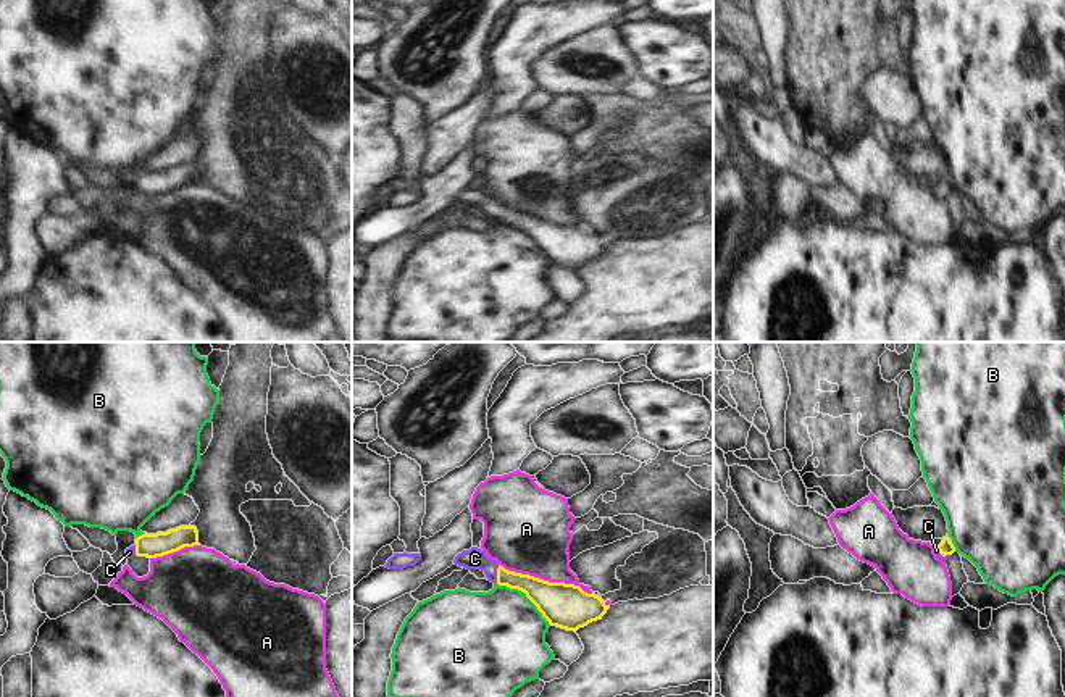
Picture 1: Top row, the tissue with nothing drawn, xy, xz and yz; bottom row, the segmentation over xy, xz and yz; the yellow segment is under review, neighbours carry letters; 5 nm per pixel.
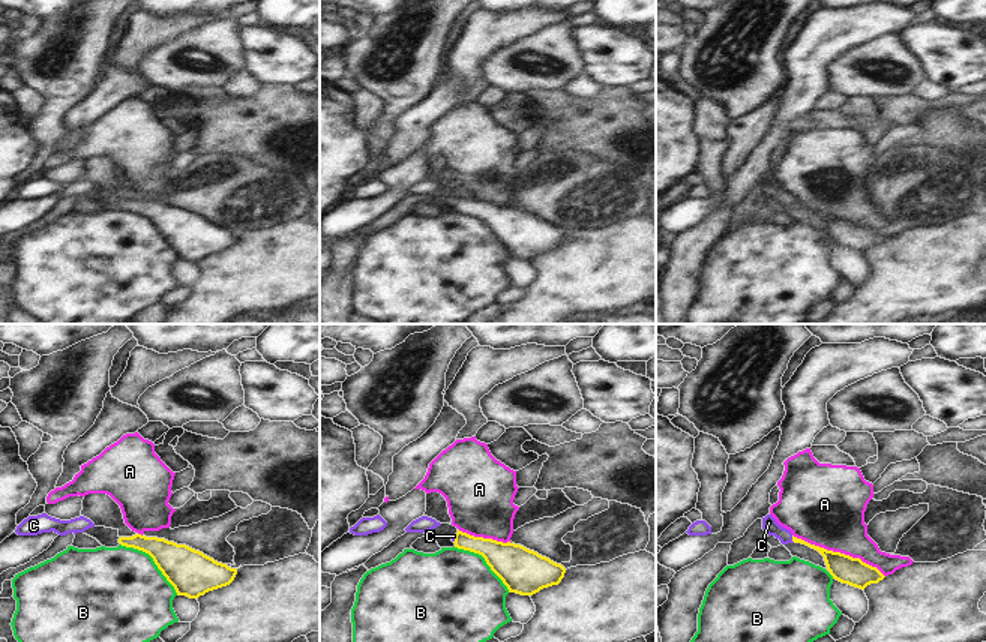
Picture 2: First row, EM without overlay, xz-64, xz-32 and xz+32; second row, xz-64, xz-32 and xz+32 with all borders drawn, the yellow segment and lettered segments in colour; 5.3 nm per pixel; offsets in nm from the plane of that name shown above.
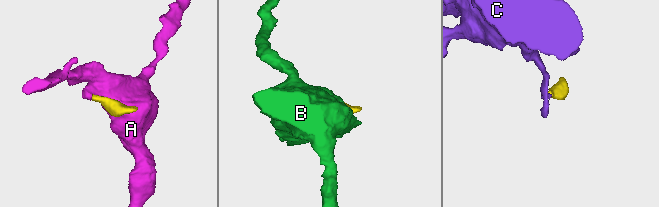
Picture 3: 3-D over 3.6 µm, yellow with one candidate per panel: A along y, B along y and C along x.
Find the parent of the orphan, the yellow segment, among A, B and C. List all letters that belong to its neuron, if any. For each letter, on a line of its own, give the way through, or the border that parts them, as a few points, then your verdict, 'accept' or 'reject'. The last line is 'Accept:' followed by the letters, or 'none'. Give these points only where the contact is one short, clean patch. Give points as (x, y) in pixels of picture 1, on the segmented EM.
A: reject
B: reject
C: across xz (542, 594), (530, 584), (497, 573), (475, 559) | accept
Accept: C

